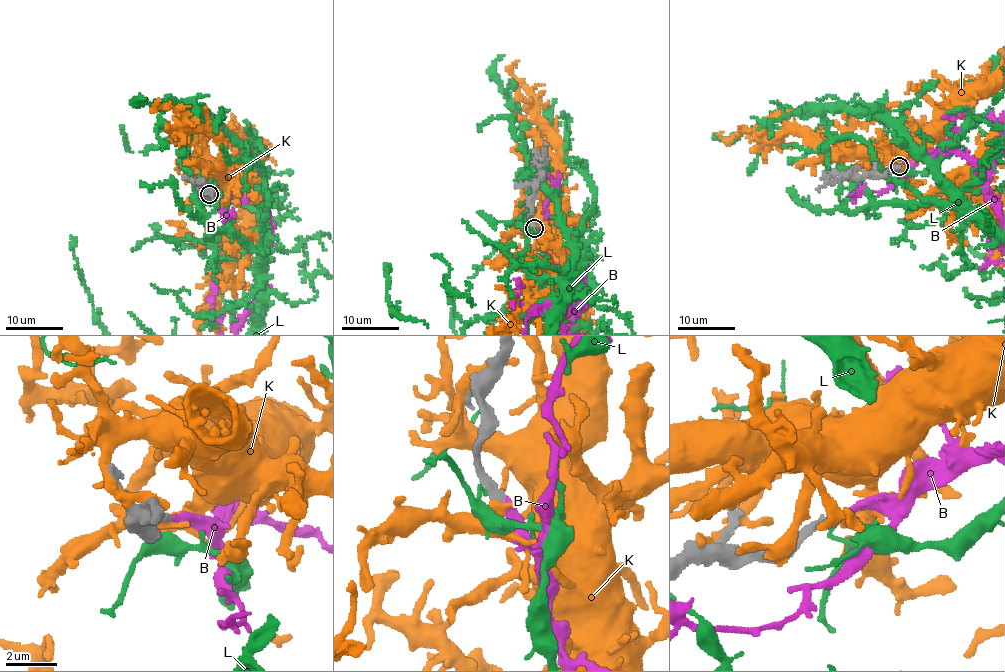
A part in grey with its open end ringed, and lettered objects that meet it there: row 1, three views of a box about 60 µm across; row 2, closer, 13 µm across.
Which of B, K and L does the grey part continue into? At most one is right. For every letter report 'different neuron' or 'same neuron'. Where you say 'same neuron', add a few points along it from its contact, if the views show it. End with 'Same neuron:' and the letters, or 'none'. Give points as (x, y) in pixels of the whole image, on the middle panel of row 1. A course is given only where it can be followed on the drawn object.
B: same neuron
K: different neuron
L: different neuron
Same neuron: B

